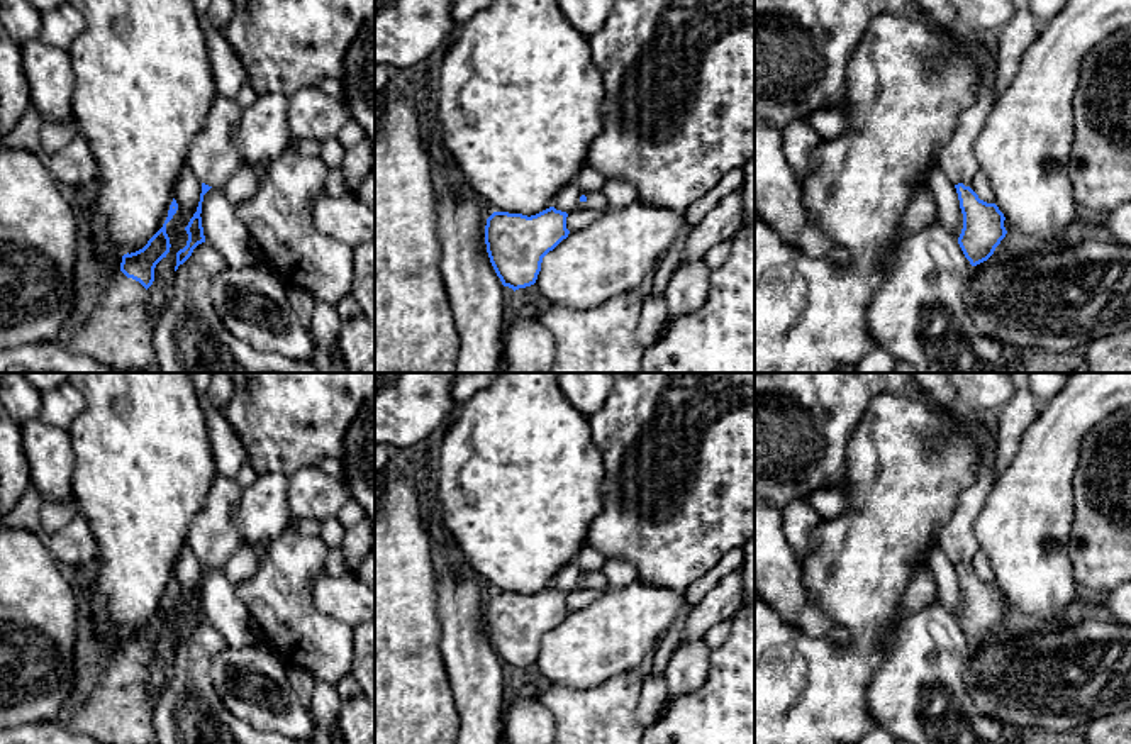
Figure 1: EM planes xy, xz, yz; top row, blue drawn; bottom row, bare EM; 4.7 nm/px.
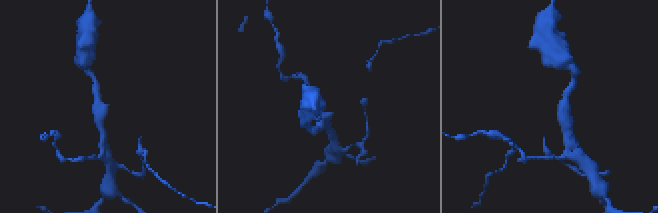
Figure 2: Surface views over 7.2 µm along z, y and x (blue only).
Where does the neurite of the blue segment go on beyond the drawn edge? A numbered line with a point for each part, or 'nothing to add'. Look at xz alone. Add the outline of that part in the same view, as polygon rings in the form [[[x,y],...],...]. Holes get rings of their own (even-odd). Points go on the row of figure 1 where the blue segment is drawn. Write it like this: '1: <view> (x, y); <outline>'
1: xz (596, 200); [[[582,192],[582,195],[585,195],[587,200],[580,202],[578,208],[588,208],[597,212],[604,212],[607,208],[607,198],[602,192]]]

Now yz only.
1: yz (955, 158); [[[978,29],[972,34],[972,39],[989,49],[989,59],[983,64],[987,81],[978,90],[975,103],[960,114],[950,141],[938,153],[938,164],[950,181],[953,185],[963,183],[965,186],[970,186],[978,171],[973,147],[995,102],[990,76],[997,69],[1000,34],[989,29]]]

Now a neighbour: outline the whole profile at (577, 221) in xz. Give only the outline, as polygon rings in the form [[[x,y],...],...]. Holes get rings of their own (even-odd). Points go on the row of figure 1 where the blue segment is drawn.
[[[578,208],[566,217],[566,229],[570,232],[583,230],[585,227],[592,225],[602,212],[588,210],[588,208]]]

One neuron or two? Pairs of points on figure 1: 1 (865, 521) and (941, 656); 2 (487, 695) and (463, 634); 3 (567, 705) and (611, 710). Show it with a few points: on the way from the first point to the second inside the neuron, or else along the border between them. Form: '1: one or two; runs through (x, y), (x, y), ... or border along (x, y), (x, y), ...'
1: two; border along (902, 617), (896, 629), (882, 638), (884, 653)
2: one; runs through (477, 680), (467, 649)
3: one; runs through (577, 710), (601, 710)

